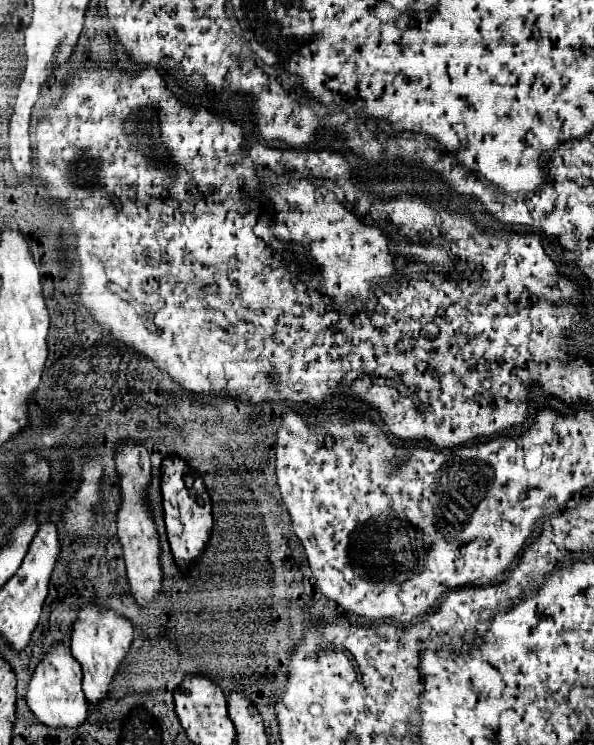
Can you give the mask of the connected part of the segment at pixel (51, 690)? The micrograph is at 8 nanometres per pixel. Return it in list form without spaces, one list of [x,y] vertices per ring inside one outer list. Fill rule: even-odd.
[[[53,644],[51,650],[37,664],[27,692],[27,704],[37,720],[51,728],[77,728],[87,718],[89,702],[81,690],[81,664],[73,660],[67,644]]]

